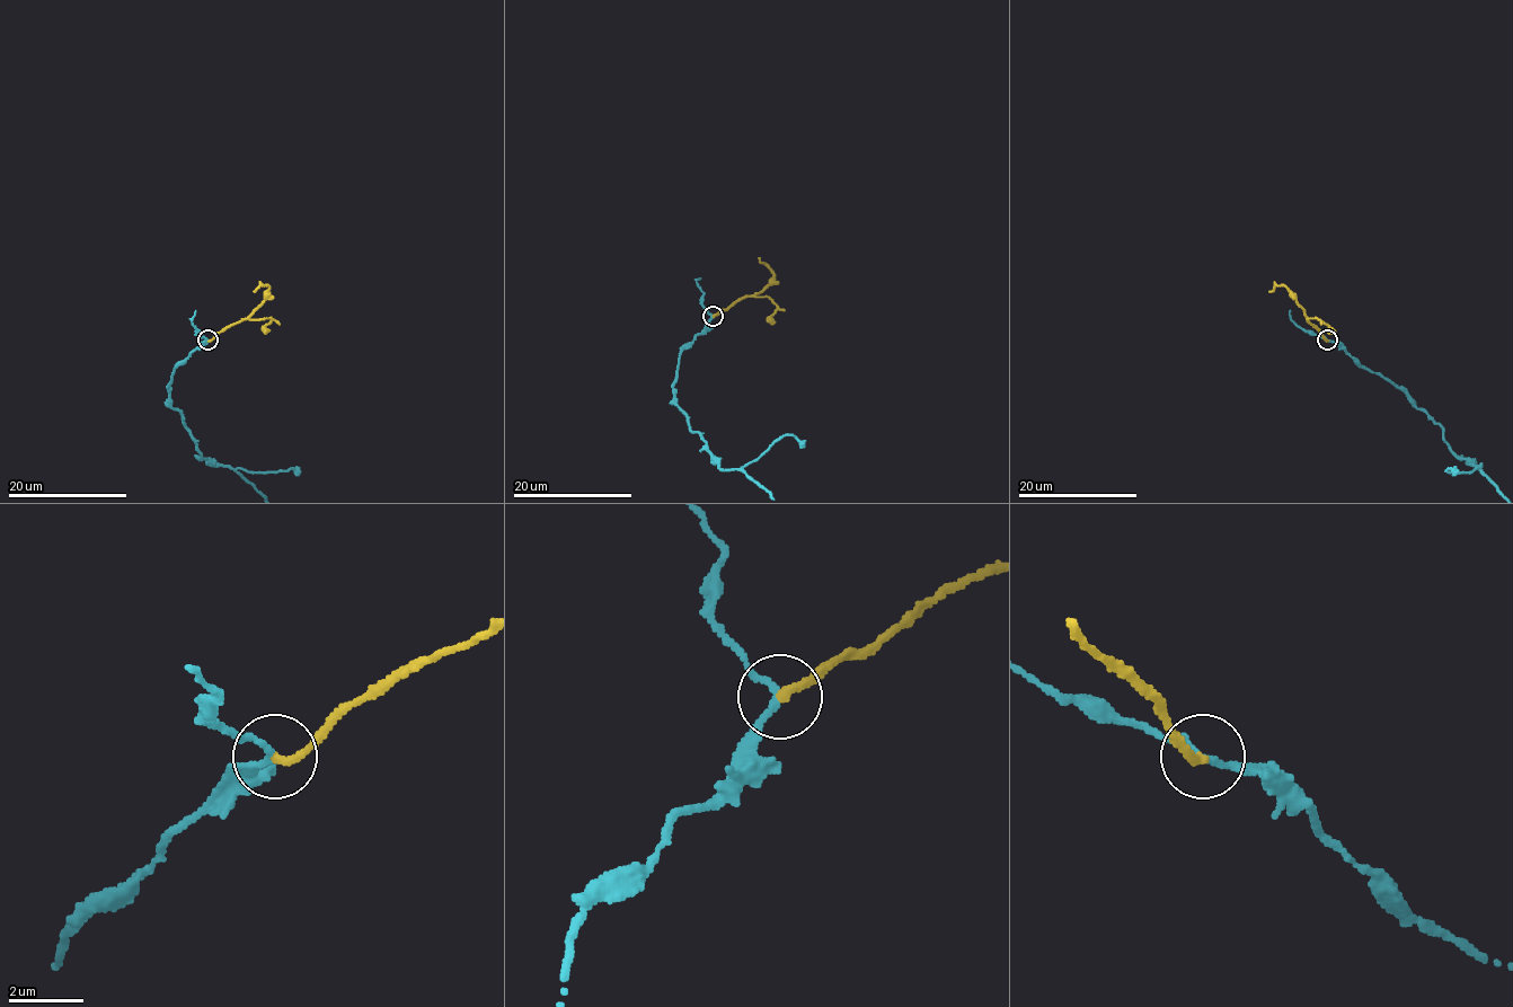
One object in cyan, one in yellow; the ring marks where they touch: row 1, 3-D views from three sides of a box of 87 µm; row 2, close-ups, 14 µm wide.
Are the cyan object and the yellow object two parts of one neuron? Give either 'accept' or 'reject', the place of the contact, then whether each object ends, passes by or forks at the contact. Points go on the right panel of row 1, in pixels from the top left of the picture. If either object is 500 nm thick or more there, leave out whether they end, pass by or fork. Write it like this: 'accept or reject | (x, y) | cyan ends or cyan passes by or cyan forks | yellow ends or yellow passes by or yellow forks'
accept | (1327, 339) | cyan passes by | yellow ends

